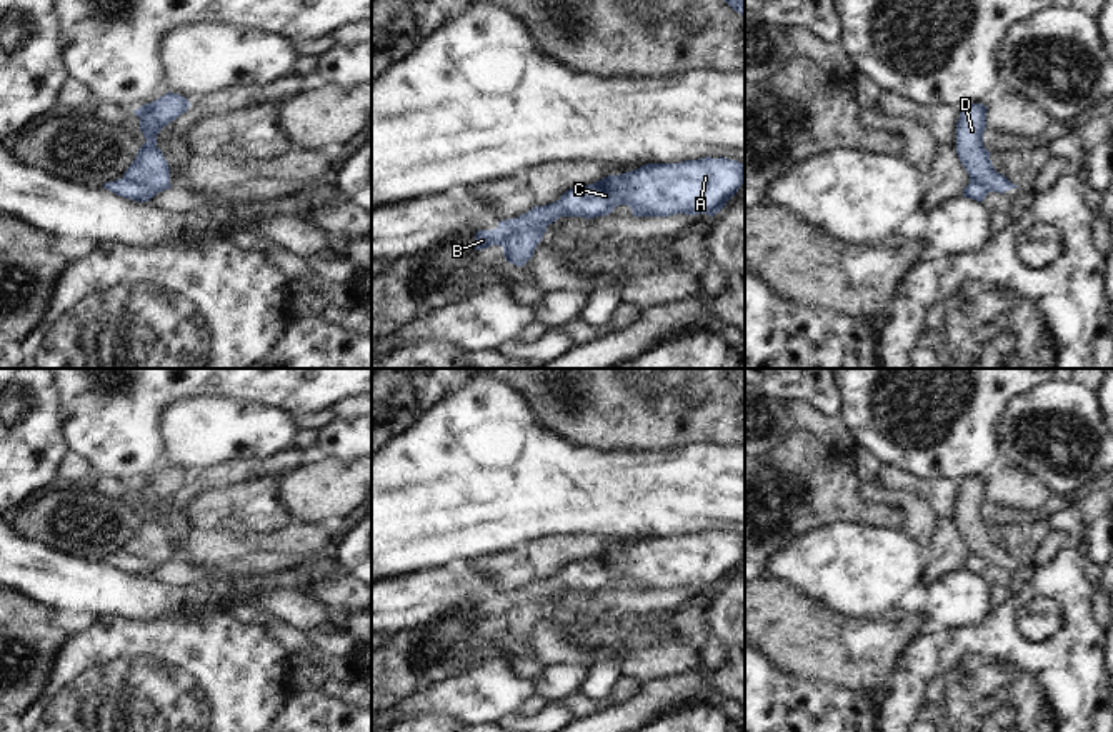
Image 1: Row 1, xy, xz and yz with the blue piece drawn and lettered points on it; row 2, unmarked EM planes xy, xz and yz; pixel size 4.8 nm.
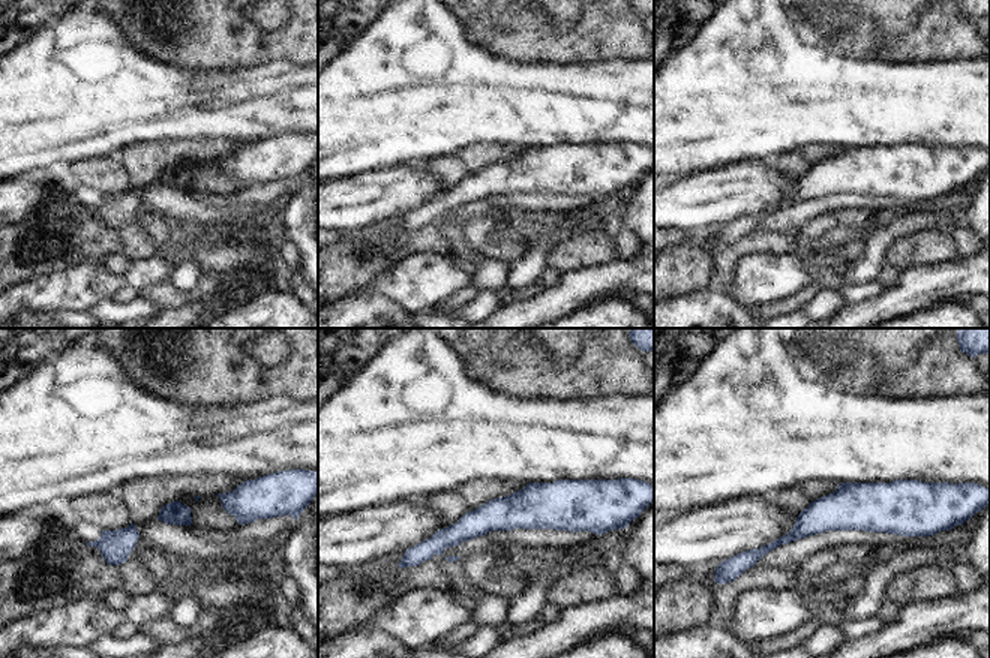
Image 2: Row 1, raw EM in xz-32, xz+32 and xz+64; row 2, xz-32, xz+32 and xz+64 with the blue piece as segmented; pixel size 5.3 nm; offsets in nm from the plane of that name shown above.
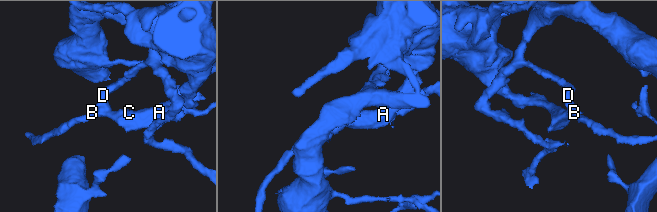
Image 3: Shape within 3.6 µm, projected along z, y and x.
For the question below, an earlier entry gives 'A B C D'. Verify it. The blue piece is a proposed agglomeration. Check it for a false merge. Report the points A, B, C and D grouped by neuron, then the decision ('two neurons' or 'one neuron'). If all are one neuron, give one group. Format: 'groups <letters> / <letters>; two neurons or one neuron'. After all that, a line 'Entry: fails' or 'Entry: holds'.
groups A B C / D; two neurons
Entry: fails

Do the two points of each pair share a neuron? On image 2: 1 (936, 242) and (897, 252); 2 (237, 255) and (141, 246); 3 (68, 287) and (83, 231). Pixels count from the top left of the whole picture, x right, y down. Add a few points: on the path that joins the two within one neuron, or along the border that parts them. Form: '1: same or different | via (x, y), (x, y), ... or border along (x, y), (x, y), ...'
1: same | via (927, 248), (906, 252)
2: different | border along (125, 227), (135, 230), (155, 257)
3: different | border along (102, 258), (87, 258), (69, 269), (39, 275)

